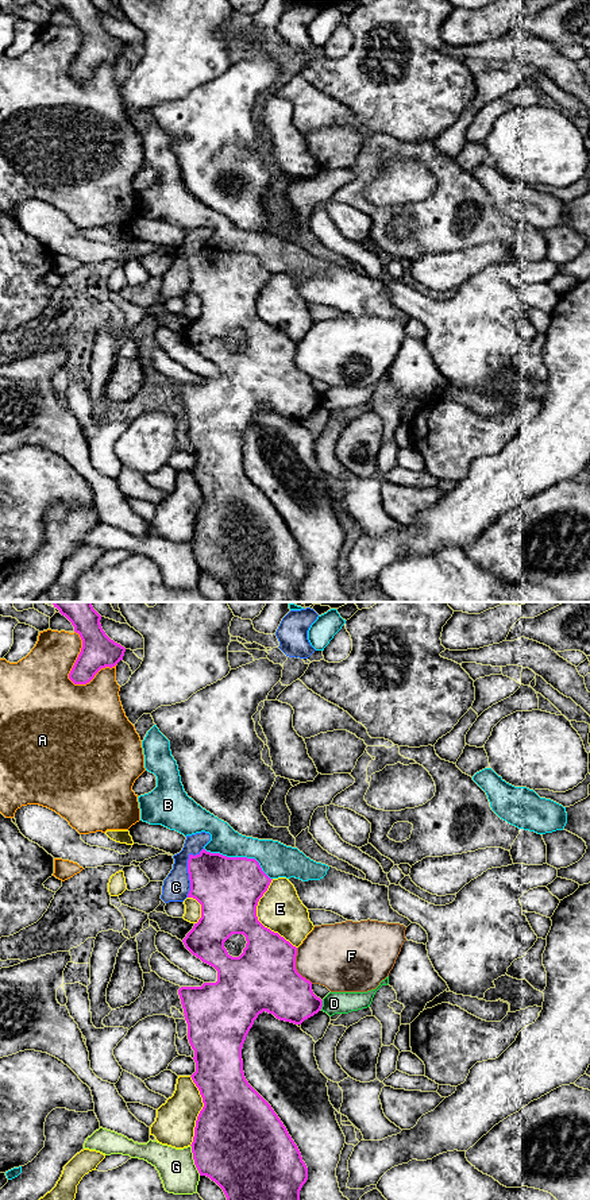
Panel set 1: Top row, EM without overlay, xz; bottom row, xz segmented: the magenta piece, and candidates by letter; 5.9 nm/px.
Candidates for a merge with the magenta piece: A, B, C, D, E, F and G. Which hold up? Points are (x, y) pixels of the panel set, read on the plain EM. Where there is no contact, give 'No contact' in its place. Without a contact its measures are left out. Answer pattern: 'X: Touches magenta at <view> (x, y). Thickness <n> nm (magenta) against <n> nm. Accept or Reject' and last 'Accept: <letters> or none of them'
A: Touches magenta at xz (74, 58). Thickness 200 nm (magenta) against 360 nm. Reject
B: Touches magenta at xz (239, 253). Thickness 380 nm (magenta) against 200 nm. Reject
C: Touches magenta at xz (188, 265). Thickness 360 nm (magenta) against 160 nm. Reject
D: Touches magenta at xz (322, 400). Thickness 300 nm (magenta) against 130 nm. Reject
E: Touches magenta at xz (257, 313). Thickness 380 nm (magenta) against 260 nm. Reject
F: Touches magenta at xz (294, 362). Thickness 400 nm (magenta) against 380 nm. Reject
G: Touches magenta at xz (193, 554). Thickness 480 nm (magenta) against 220 nm. Reject
Accept: none of them

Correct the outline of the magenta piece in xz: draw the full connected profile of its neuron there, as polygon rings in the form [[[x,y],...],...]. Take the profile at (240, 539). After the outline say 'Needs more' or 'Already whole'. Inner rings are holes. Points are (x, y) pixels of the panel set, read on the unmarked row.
[[[203,244],[196,251],[189,250],[188,269],[190,275],[188,293],[201,300],[201,313],[182,337],[193,351],[217,366],[216,378],[178,385],[188,418],[188,435],[194,445],[196,467],[190,472],[204,498],[190,540],[194,560],[200,571],[209,572],[223,584],[228,602],[300,602],[300,586],[308,575],[308,563],[278,510],[246,475],[242,443],[254,416],[263,406],[279,416],[301,420],[321,405],[323,396],[313,389],[312,378],[296,364],[297,343],[258,316],[258,297],[273,274],[262,266],[255,254],[227,252]],[[232,329],[243,329],[247,336],[239,352],[230,351],[224,343],[224,337]]]. Already whole

